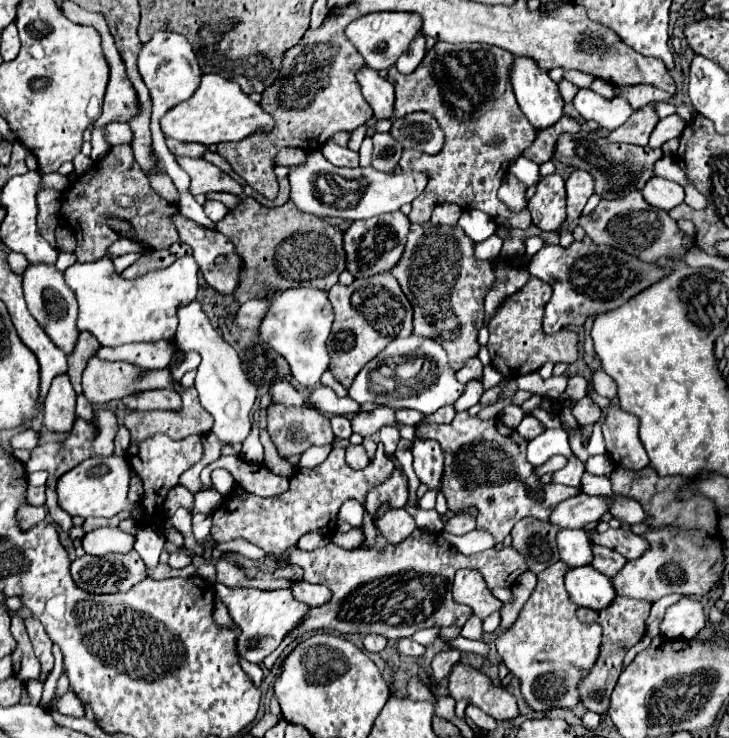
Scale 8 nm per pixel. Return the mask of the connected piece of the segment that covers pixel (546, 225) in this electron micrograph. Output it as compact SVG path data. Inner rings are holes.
M560 174L544 176L528 204L532 222L544 232L558 232L566 220L566 190Z

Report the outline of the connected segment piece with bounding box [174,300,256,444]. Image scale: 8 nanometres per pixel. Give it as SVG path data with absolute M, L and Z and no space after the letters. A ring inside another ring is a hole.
M192 300L190 304L180 306L178 318L180 318L180 324L174 336L176 348L196 350L202 356L202 362L196 374L196 390L200 394L200 404L214 416L212 432L228 444L244 442L244 438L250 434L250 428L252 428L250 410L256 402L256 386L246 378L236 350L226 340L220 338L220 334L210 324L198 300Z

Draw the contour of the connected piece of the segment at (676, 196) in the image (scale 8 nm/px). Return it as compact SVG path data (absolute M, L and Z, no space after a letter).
M654 176L642 190L642 196L646 198L648 204L662 208L662 210L672 210L674 206L684 202L684 188L672 180L658 178Z

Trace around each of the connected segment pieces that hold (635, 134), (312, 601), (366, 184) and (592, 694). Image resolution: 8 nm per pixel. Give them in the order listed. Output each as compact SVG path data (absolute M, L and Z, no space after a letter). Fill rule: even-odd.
M648 104L640 110L636 110L630 120L620 126L618 130L610 132L610 140L615 143L634 144L634 146L648 146L648 138L658 124L658 116L654 112L654 104Z
M296 582L292 588L292 594L296 596L296 600L308 604L308 606L322 606L332 598L332 592L326 586L318 586L318 584L310 584L310 582Z
M310 152L308 160L302 166L290 168L292 184L292 202L298 204L302 212L316 214L320 218L338 216L348 220L368 220L386 212L396 212L400 206L410 204L420 196L428 182L428 172L420 170L402 170L402 172L380 172L372 166L366 168L338 168L324 160L322 152ZM326 178L332 178L332 188Z
M616 596L616 600L596 612L590 608L578 608L578 616L584 622L598 622L604 628L604 644L600 646L600 660L596 662L596 668L592 668L592 672L588 672L588 676L580 682L580 696L582 696L582 704L598 714L604 714L610 706L610 694L618 682L618 676L622 672L622 660L626 656L626 650L630 650L634 644L638 644L642 640L642 636L646 634L646 618L650 614L650 602L648 600L634 600L634 598L626 598L626 596Z

